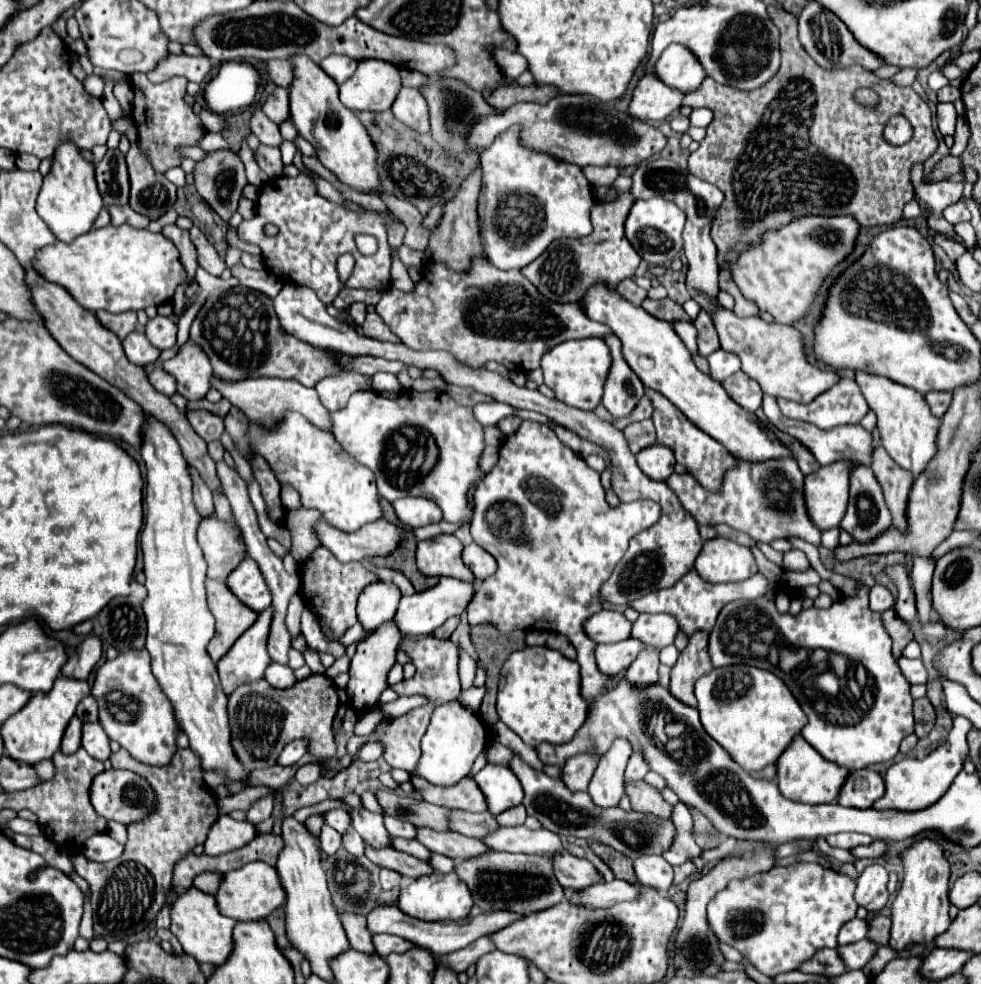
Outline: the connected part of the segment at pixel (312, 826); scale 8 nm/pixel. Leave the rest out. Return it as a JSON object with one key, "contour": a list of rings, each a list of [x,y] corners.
{"contour":[[[317,812],[317,814],[311,814],[311,816],[305,820],[305,826],[307,826],[309,832],[319,834],[323,822],[325,822],[325,812]]]}

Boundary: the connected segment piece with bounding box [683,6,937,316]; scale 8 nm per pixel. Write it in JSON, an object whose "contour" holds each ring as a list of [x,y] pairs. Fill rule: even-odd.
{"contour":[[[767,6],[767,14],[781,32],[781,68],[775,78],[747,92],[731,90],[729,86],[719,86],[713,78],[705,78],[695,92],[683,98],[683,104],[709,106],[713,110],[707,136],[689,156],[687,168],[693,176],[715,184],[725,192],[725,200],[711,226],[711,238],[719,250],[719,288],[727,290],[735,298],[733,312],[737,316],[759,316],[759,310],[753,302],[747,302],[741,296],[739,288],[731,282],[729,268],[723,264],[733,262],[743,248],[759,238],[763,230],[783,226],[783,222],[789,222],[795,218],[795,214],[851,214],[861,226],[895,224],[901,220],[903,206],[915,198],[909,180],[909,168],[915,162],[925,162],[937,150],[937,138],[931,126],[931,110],[913,88],[897,86],[891,80],[883,80],[861,66],[839,68],[833,72],[819,68],[797,40],[797,16],[777,6]],[[859,88],[871,88],[879,96],[879,102],[875,106],[859,104],[855,100],[855,92]],[[899,114],[911,122],[913,138],[905,146],[891,146],[885,142],[883,130],[891,116]]]}

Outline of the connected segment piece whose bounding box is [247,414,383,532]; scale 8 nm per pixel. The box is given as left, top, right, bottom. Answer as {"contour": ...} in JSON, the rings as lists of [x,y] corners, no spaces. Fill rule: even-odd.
{"contour":[[[287,414],[287,422],[283,422],[275,434],[263,434],[259,426],[249,426],[247,440],[251,452],[269,462],[279,482],[297,488],[301,504],[305,508],[317,508],[323,514],[323,520],[331,526],[351,532],[359,530],[367,522],[383,518],[375,474],[365,466],[359,466],[359,462],[341,448],[331,432],[319,430],[301,414]]]}

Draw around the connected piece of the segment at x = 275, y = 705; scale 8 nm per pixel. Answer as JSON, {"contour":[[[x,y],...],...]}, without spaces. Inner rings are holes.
{"contour":[[[311,674],[305,680],[295,682],[295,686],[277,690],[265,678],[259,682],[243,684],[229,696],[229,722],[231,722],[231,742],[239,760],[247,770],[259,770],[271,766],[281,750],[297,740],[309,740],[307,754],[315,758],[333,758],[337,752],[333,740],[333,716],[339,708],[337,686],[325,674]]]}

